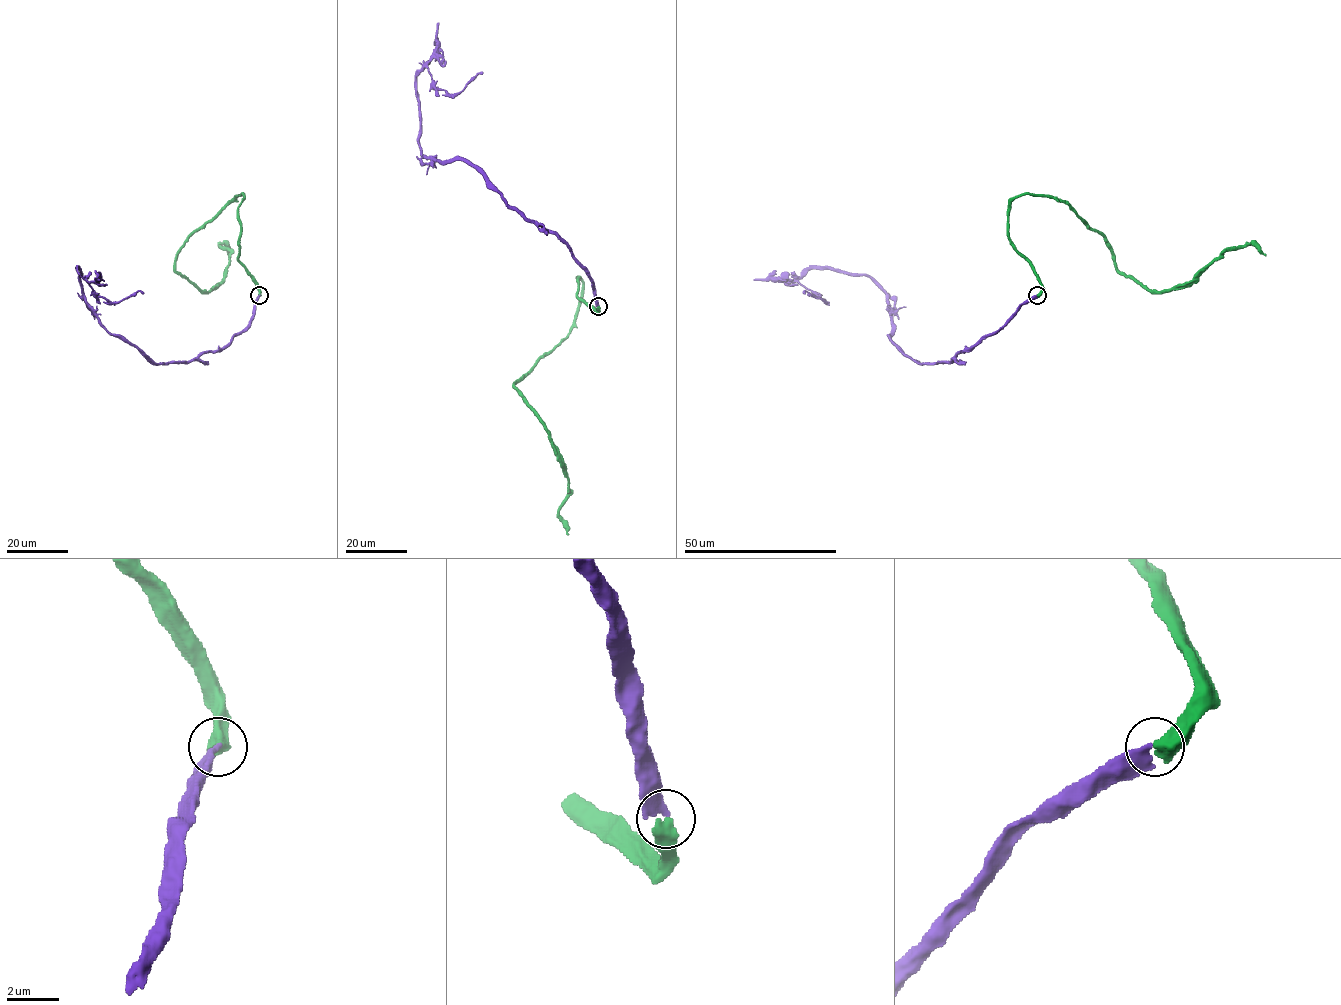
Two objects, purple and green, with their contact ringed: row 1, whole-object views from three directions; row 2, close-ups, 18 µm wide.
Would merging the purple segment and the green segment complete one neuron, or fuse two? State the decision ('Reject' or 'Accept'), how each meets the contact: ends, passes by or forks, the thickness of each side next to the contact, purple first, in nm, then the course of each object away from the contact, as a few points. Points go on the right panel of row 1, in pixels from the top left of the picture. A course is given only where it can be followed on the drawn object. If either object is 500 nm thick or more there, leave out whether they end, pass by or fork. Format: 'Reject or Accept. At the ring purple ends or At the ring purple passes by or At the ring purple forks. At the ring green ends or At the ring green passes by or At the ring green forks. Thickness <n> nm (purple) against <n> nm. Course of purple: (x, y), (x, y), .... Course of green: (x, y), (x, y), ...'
Accept. Thickness 320 nm (purple) against 600 nm. Course of purple: (1036, 295), (951, 361), (918, 364), (891, 340), (869, 278), (808, 268), (798, 281), (825, 302), (803, 293). Course of green: (1037, 295), (1009, 236), (1025, 194), (1065, 201), (1148, 289), (1184, 287), (1241, 245), (1266, 255)

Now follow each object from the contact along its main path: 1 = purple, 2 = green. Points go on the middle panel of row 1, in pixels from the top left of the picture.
1: (598, 305), (565, 243), (474, 167), (421, 153), (416, 75), (426, 67), (450, 94), (483, 72)
2: (598, 306), (577, 296), (577, 277), (581, 303), (569, 334), (514, 384), (567, 477), (559, 510), (568, 535)

